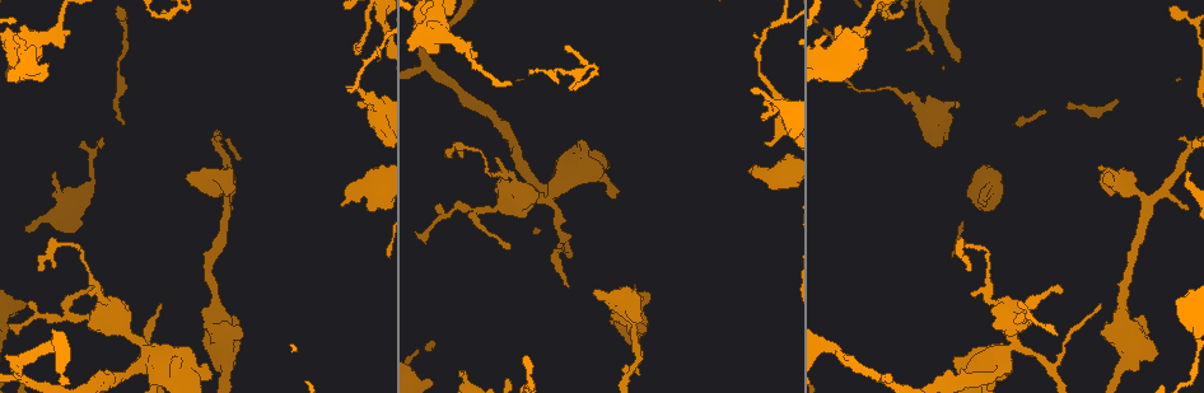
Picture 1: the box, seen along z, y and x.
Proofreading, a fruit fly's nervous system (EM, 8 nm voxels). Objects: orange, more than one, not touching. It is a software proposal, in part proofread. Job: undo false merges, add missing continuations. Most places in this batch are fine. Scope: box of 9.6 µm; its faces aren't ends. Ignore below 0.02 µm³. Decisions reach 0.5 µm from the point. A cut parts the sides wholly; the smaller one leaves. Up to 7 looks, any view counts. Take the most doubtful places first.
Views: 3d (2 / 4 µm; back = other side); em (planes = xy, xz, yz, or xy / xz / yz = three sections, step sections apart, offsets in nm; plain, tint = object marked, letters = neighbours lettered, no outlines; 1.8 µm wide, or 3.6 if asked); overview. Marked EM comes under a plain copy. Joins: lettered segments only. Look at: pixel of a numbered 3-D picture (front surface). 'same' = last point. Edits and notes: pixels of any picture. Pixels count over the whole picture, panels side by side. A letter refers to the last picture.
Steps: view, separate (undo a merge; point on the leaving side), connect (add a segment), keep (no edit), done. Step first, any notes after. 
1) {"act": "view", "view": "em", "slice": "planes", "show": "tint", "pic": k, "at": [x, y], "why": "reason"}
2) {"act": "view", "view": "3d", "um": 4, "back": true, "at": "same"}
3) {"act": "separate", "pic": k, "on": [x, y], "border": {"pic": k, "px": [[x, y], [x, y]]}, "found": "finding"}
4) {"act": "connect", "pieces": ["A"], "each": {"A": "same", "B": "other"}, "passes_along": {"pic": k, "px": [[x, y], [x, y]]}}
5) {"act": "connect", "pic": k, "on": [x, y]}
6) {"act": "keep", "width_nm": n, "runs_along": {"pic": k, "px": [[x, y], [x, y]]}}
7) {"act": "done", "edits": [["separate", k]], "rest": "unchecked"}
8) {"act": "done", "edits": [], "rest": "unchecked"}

{"act": "view", "view": "3d", "um": 2, "pic": 1, "at": [955, 107], "why": "tapers out"}

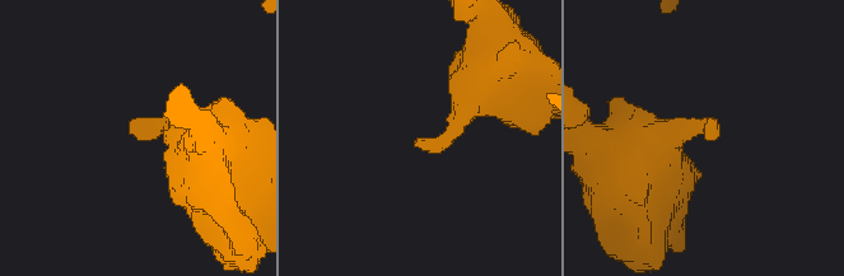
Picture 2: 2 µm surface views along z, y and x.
{"act": "view", "view": "em", "slice": "xy", "step": 4, "show": "letters", "pic": 2, "at": [138, 137]}

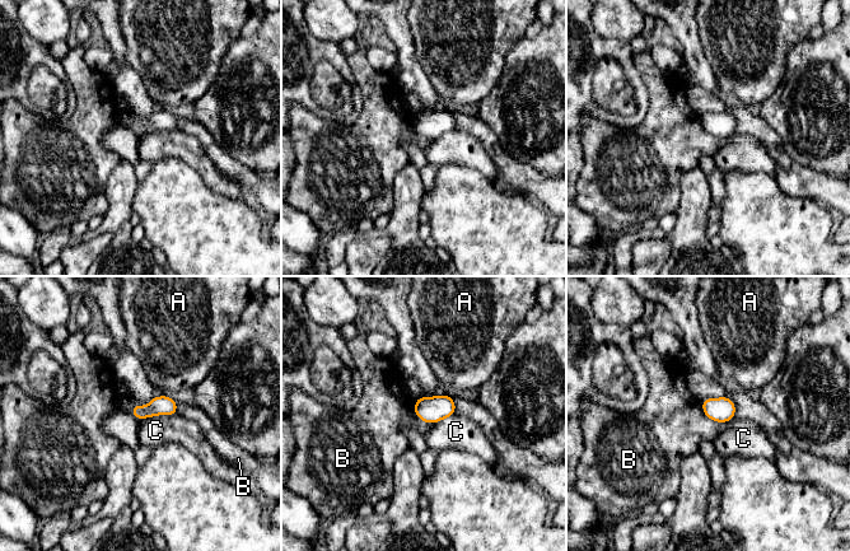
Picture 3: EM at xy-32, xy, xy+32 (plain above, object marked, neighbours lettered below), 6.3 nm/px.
{"act": "view", "view": "em", "slice": "planes", "show": "letters", "at": "same", "why": "cut it another way"}

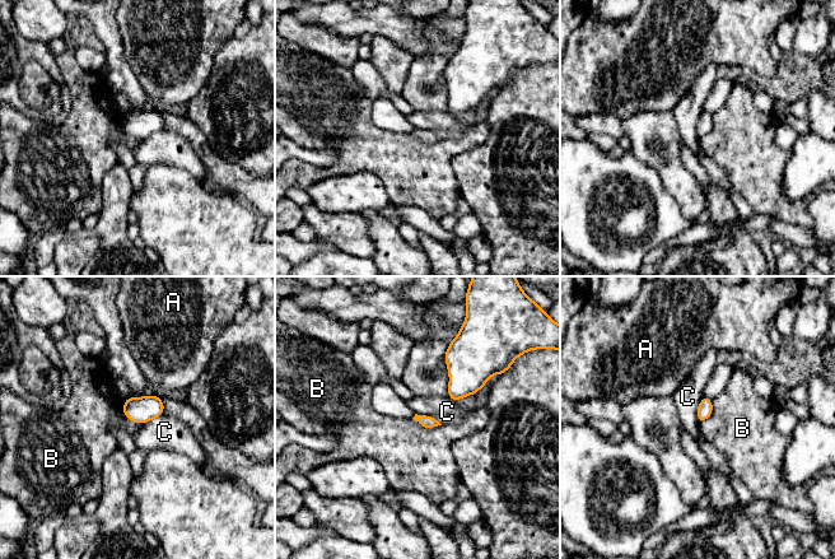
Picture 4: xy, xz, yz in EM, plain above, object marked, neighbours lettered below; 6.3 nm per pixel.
{"act": "keep", "each": {"A": "other", "B": "other", "C": "other"}, "border": {"pic": 4, "px": [[413, 418], [429, 428], [442, 424]]}, "found": "no lettered segment goes on from it"}

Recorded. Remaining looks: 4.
{"act": "view", "view": "3d", "um": 4, "pic": 1, "at": [986, 210], "why": "an open end"}

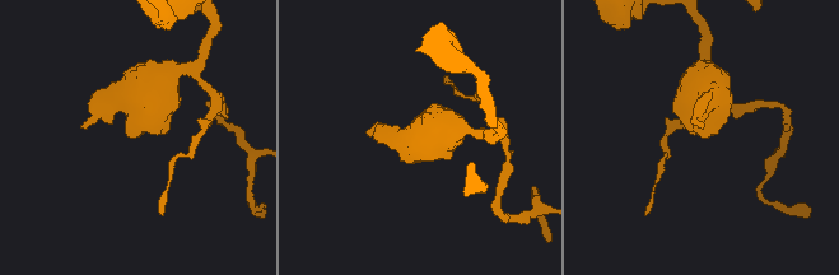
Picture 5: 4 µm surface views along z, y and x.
{"act": "view", "view": "em", "um": 3.6, "slice": "yz", "step": 4, "show": "letters", "pic": 5, "at": [707, 138], "why": "need the tissue"}

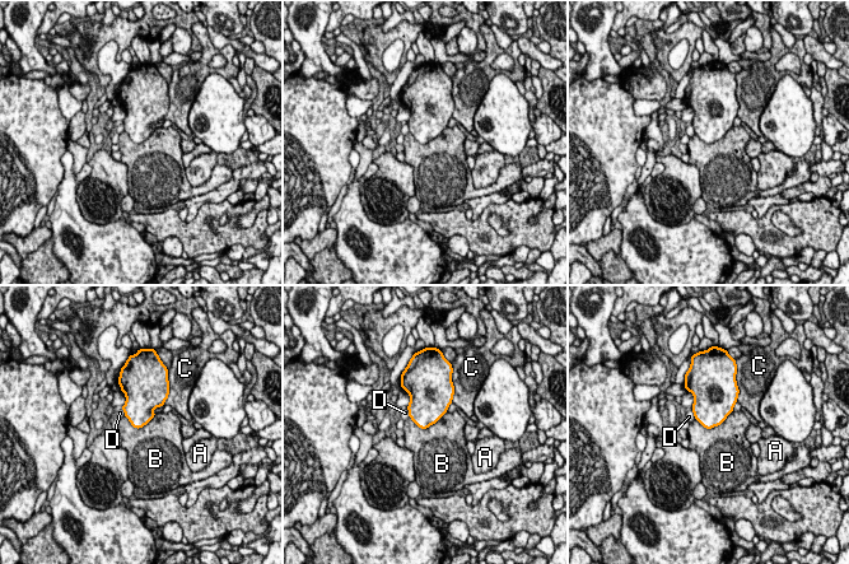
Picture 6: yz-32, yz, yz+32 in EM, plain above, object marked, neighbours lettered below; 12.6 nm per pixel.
{"act": "view", "view": "em", "um": 3.6, "slice": "planes", "show": "letters", "at": "same"}

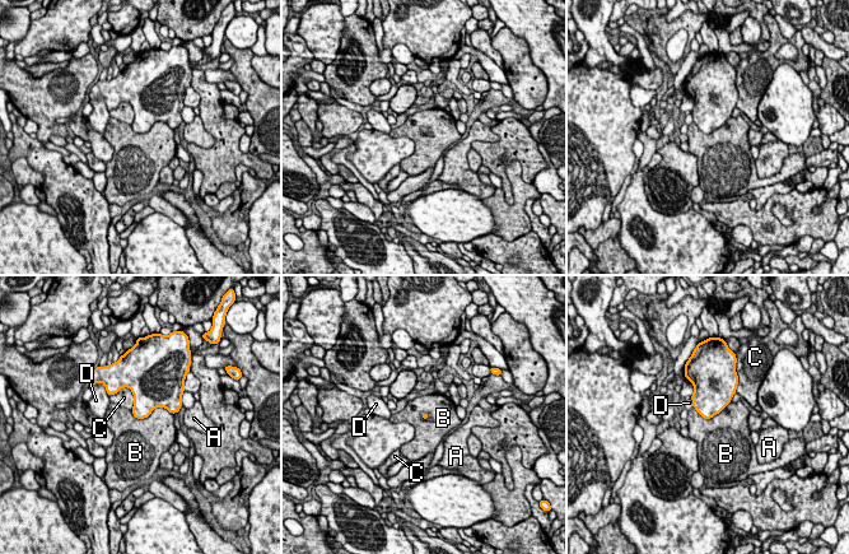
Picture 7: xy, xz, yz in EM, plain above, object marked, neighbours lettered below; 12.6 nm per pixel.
{"act": "keep", "longest_contact_nm": ["B", 550], "each": {"A": "other", "B": "other", "C": "other", "D": "other"}, "border": {"pic": 7, "px": [[130, 410], [173, 414]]}, "found": "none of them fits"}

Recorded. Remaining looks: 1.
{"act": "done", "edits": [], "rest": "unchecked"}

